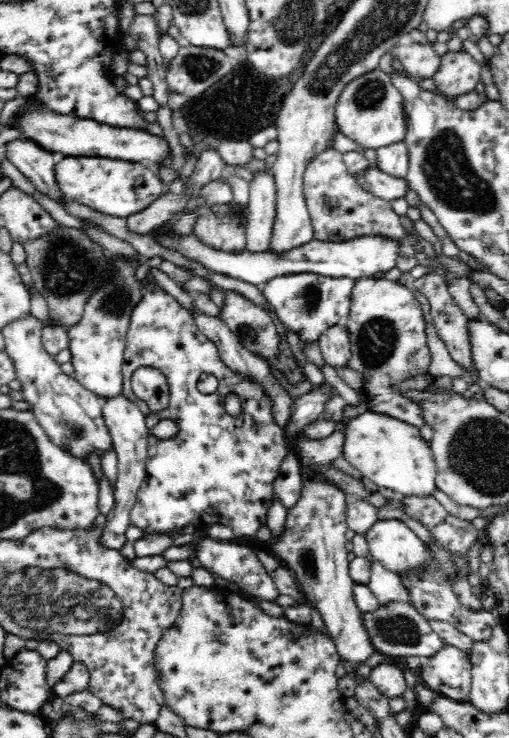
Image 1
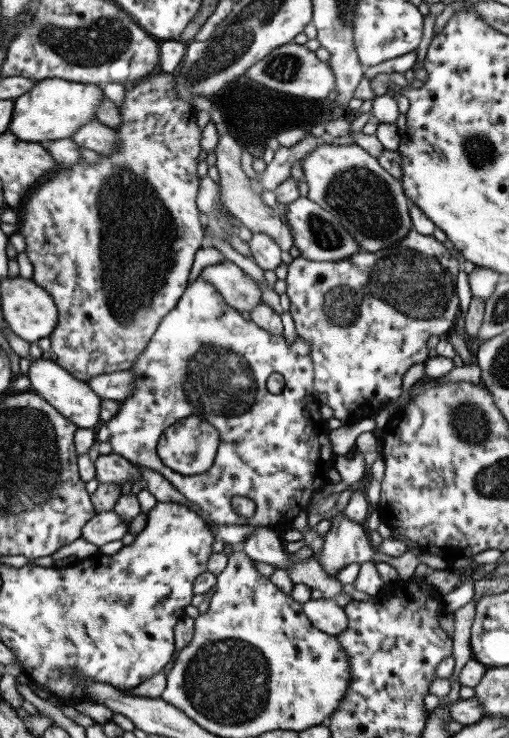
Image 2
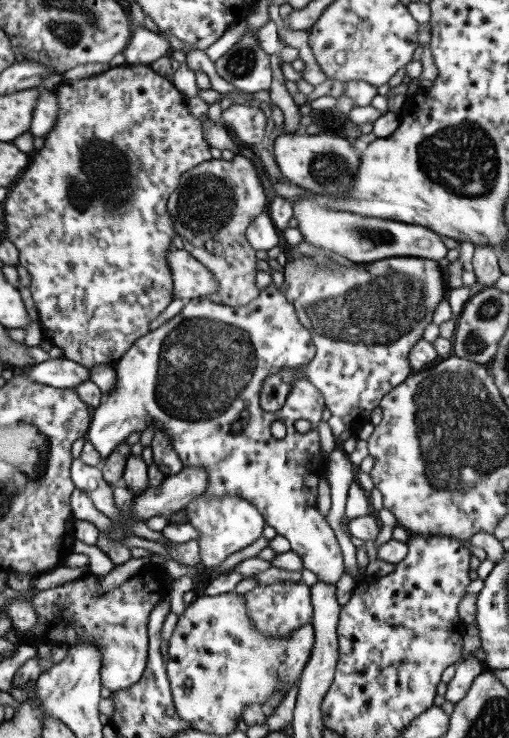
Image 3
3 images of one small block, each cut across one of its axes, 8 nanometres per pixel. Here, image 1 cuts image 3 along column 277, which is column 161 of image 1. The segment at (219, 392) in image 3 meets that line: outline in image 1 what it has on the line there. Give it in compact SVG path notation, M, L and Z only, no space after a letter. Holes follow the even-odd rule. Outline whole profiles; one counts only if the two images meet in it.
M149 286L148 292L144 294L144 298L138 302L138 306L134 310L132 310L132 318L130 318L130 324L128 329L128 334L126 338L126 346L124 349L123 356L123 393L124 396L128 397L132 402L137 402L139 404L139 409L144 413L145 421L147 427L151 431L160 420L164 420L164 418L172 418L177 420L180 425L181 431L177 437L173 439L158 439L151 432L148 435L148 448L147 448L147 459L146 459L146 473L147 477L143 480L142 487L138 490L136 501L134 507L132 508L130 514L131 525L137 527L144 537L163 535L167 532L172 532L177 529L184 529L190 525L196 525L201 527L210 526L212 524L222 524L224 526L230 526L232 528L235 537L248 537L249 539L254 539L254 544L257 546L262 546L263 544L259 544L256 541L256 532L260 530L260 527L267 524L267 511L270 506L272 506L272 500L274 499L273 494L273 484L280 474L280 466L282 466L282 462L284 462L284 458L286 458L287 454L287 442L286 438L284 438L284 433L281 431L279 426L276 426L271 421L271 410L269 409L269 402L267 402L267 398L263 396L263 392L261 392L261 388L257 386L257 384L252 384L251 382L247 382L247 380L243 380L239 374L235 374L234 370L230 370L219 357L219 351L216 348L214 342L212 342L196 325L196 321L194 320L194 316L192 316L191 312L188 312L172 295L166 294L160 287L156 287L154 290L152 286ZM141 366L152 366L160 369L164 376L167 378L167 383L169 384L169 406L163 408L159 411L154 411L148 407L146 401L142 399L136 399L135 392L131 388L131 374L134 370L140 368ZM202 374L212 374L212 376L216 376L218 380L218 387L215 392L212 393L204 393L198 389L198 378L202 376ZM228 393L238 393L240 397L242 397L242 405L244 405L244 412L238 416L238 418L234 418L231 414L227 413L225 409L225 398Z

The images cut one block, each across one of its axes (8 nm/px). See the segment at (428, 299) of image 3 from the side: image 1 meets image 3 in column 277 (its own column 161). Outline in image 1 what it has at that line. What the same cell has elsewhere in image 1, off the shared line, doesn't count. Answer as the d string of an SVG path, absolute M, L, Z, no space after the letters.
M141 366L131 374L131 388L136 399L146 401L154 411L169 406L169 384L164 373L152 366Z

